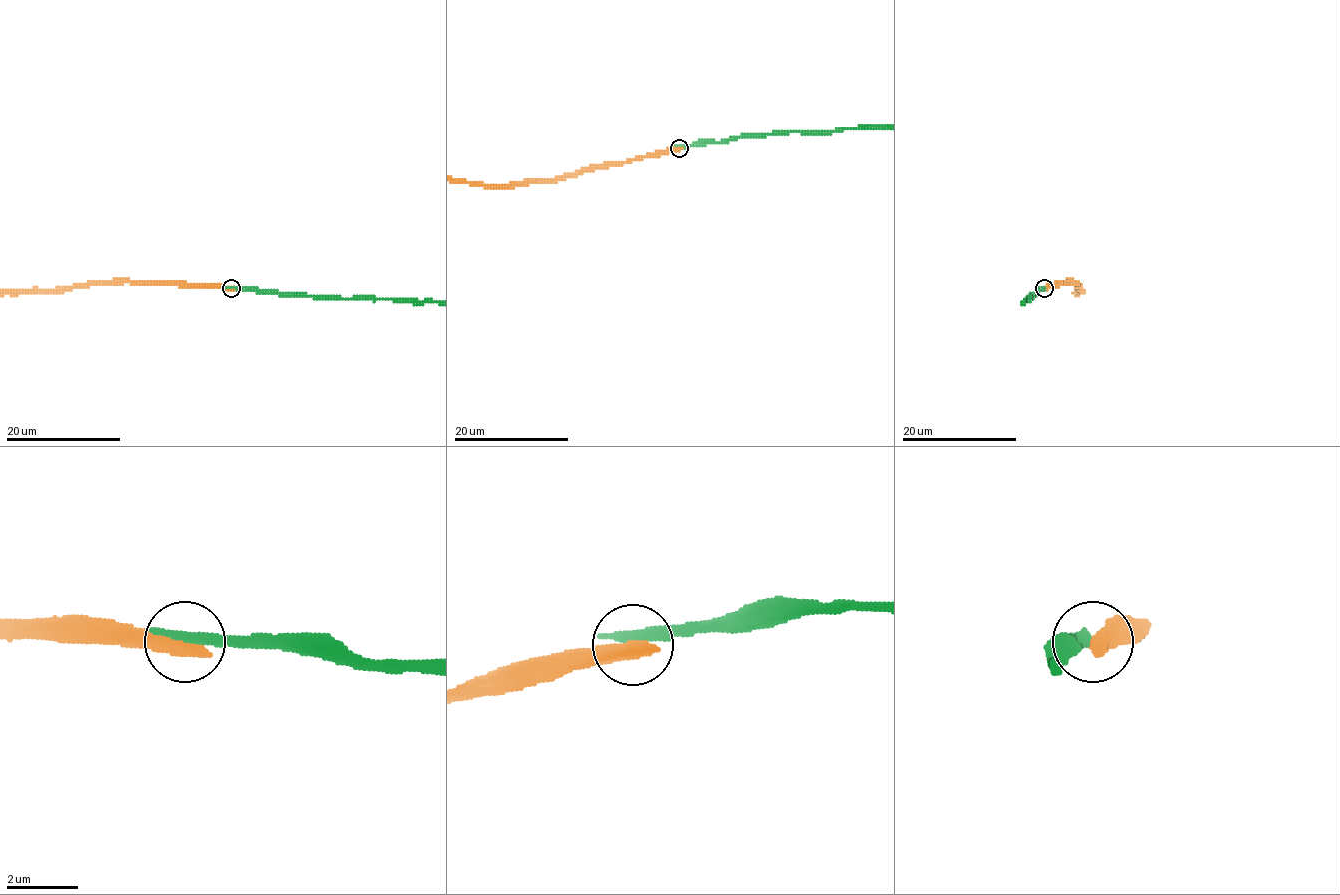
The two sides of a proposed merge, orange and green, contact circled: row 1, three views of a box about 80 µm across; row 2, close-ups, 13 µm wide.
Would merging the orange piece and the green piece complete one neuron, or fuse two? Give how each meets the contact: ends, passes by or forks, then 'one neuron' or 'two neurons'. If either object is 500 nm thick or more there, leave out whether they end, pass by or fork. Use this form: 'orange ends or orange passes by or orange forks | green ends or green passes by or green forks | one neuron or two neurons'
orange ends | green ends | two neurons

